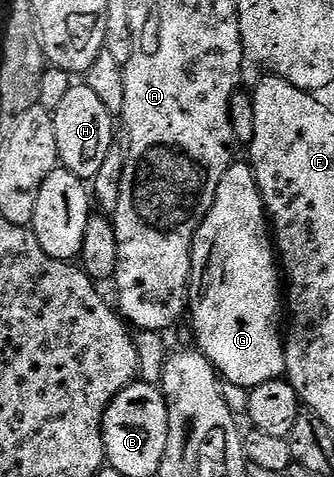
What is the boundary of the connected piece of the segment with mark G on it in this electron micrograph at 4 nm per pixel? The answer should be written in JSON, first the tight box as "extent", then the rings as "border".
{"extent":[188,160,285,388],"border":[[[236,160],[228,167],[227,172],[222,176],[222,180],[218,184],[218,192],[214,196],[214,204],[210,208],[208,215],[202,220],[202,224],[194,236],[192,275],[188,281],[188,314],[190,319],[192,318],[192,330],[196,333],[197,343],[195,342],[195,345],[200,353],[205,354],[212,361],[212,367],[216,369],[216,373],[220,375],[225,383],[232,386],[251,388],[261,386],[267,382],[275,382],[284,374],[285,339],[282,337],[282,322],[280,326],[280,314],[282,318],[282,278],[278,273],[278,258],[274,253],[274,238],[270,233],[268,212],[264,208],[264,201],[258,188],[258,180],[247,161],[240,162],[240,160]]]}

